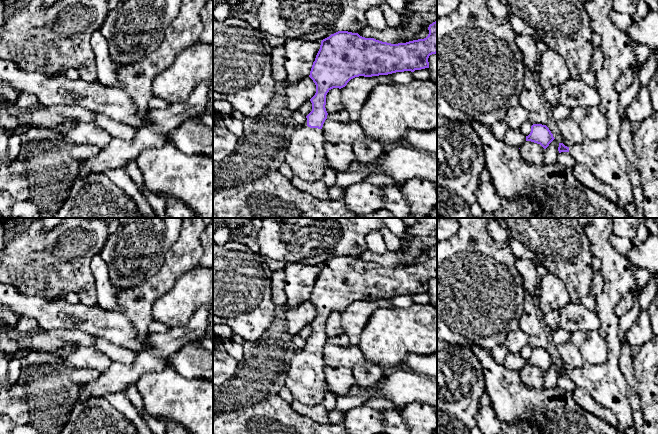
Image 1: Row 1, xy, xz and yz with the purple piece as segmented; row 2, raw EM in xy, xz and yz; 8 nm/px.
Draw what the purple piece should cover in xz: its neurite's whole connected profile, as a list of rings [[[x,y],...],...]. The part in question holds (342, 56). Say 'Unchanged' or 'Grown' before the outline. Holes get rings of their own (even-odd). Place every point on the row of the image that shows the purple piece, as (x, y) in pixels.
Grown. [[[437,20],[429,25],[428,30],[429,34],[424,39],[398,44],[365,38],[348,31],[338,31],[321,41],[309,75],[316,85],[316,93],[310,99],[312,111],[306,116],[307,125],[294,130],[286,152],[285,162],[295,176],[315,182],[323,179],[327,169],[321,130],[328,115],[325,108],[327,93],[333,88],[345,87],[351,79],[359,76],[372,77],[429,68],[429,56],[437,53]]]

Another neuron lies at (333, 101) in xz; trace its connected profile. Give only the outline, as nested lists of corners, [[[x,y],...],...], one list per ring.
[[[333,88],[329,90],[326,95],[326,111],[328,114],[339,112],[343,110],[343,104],[341,102],[341,91],[339,88]]]

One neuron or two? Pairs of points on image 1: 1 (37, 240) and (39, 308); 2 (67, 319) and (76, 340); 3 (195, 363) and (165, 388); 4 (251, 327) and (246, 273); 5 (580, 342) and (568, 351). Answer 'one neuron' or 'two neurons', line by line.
1: two neurons
2: two neurons
3: two neurons
4: one neuron
5: two neurons

